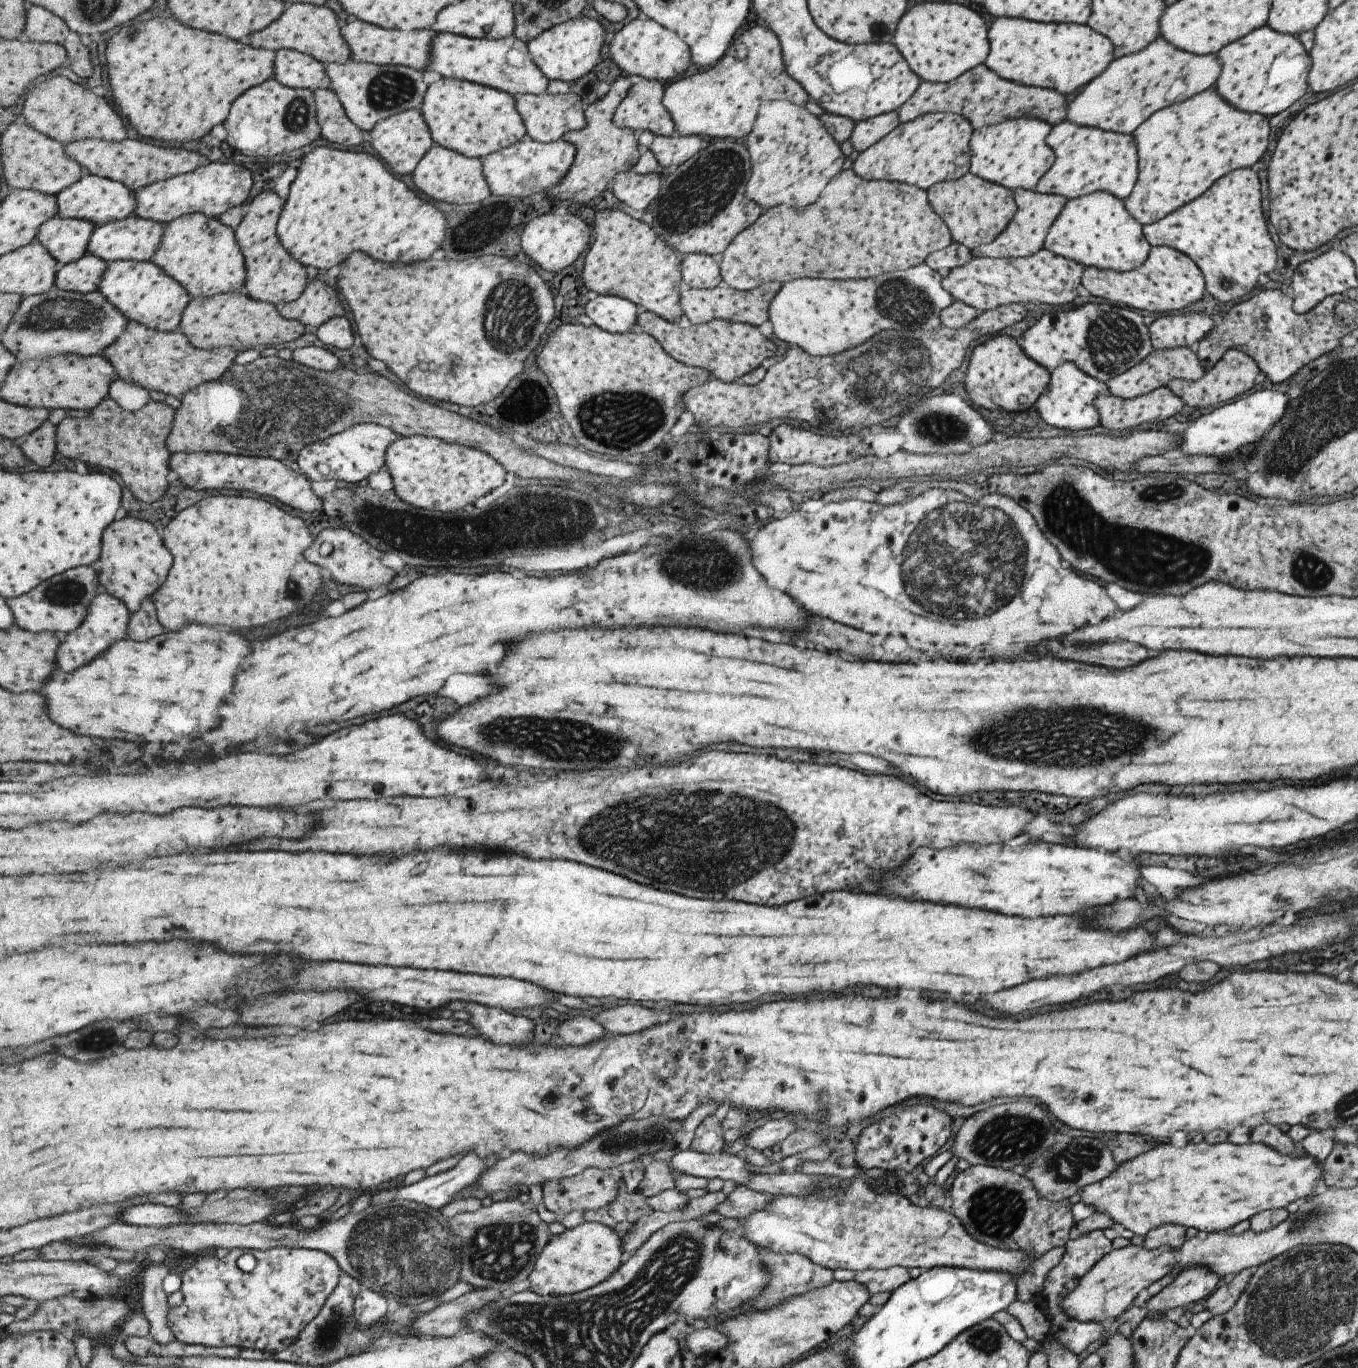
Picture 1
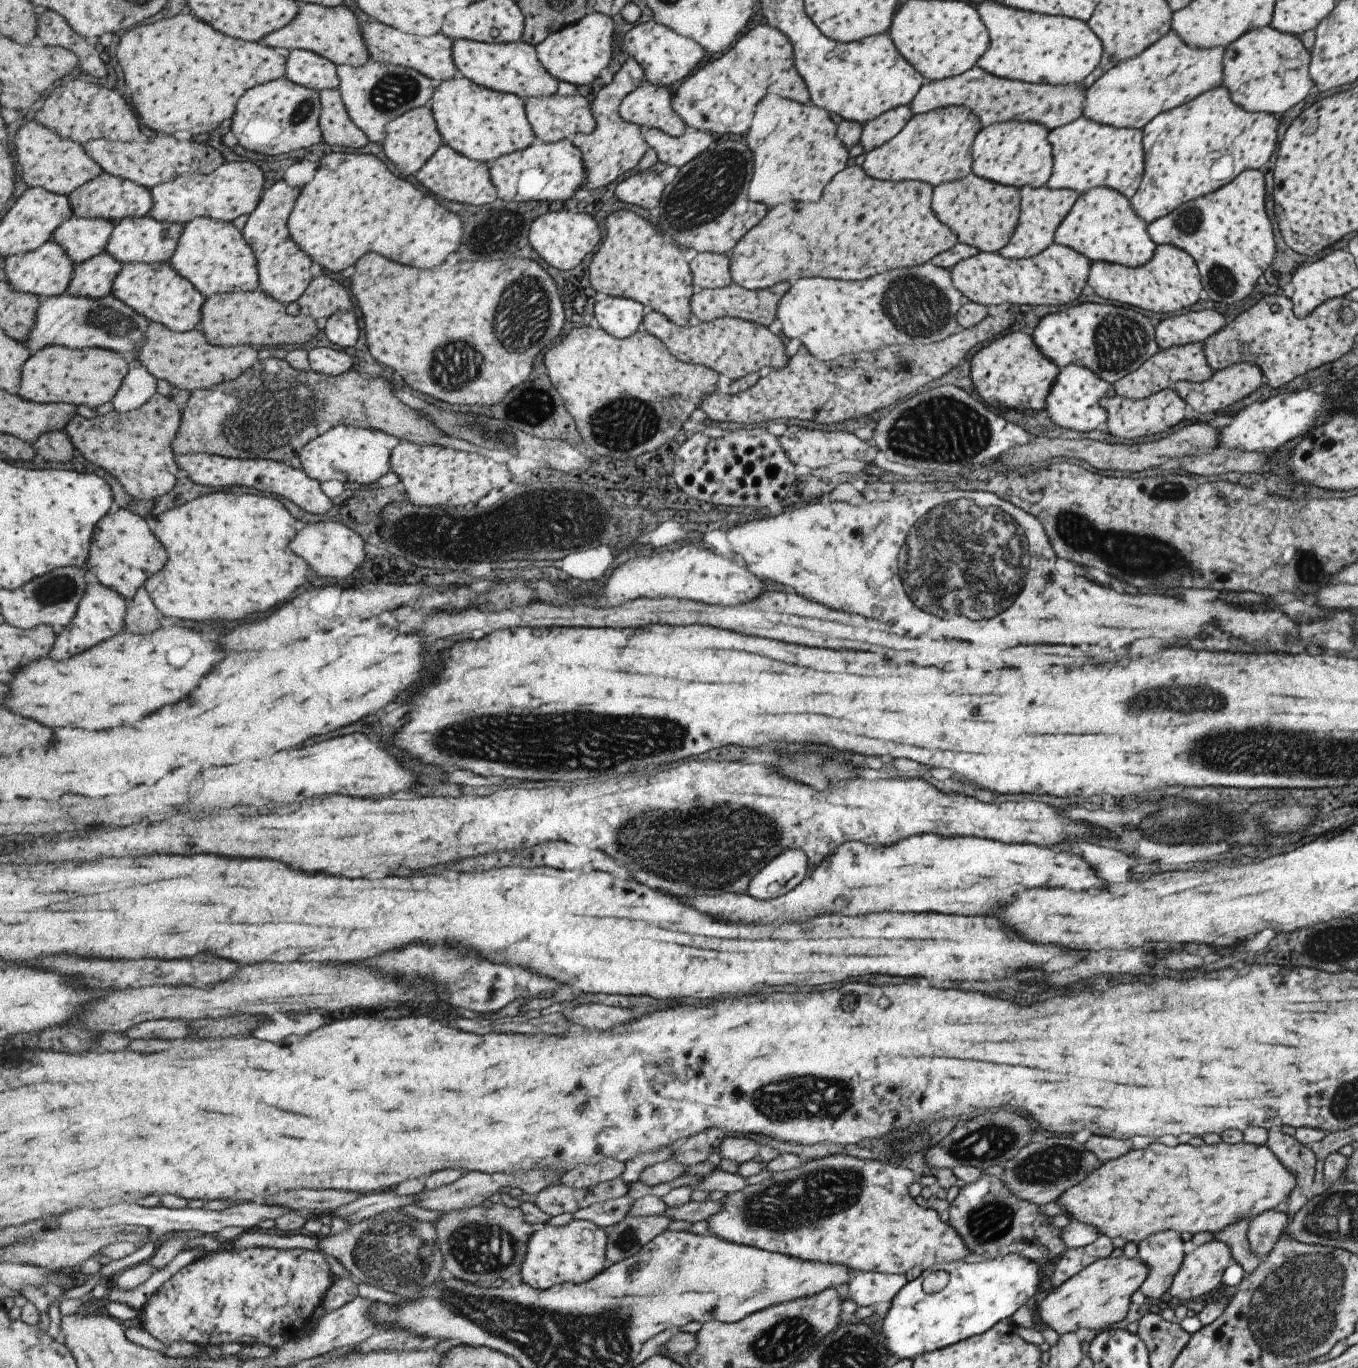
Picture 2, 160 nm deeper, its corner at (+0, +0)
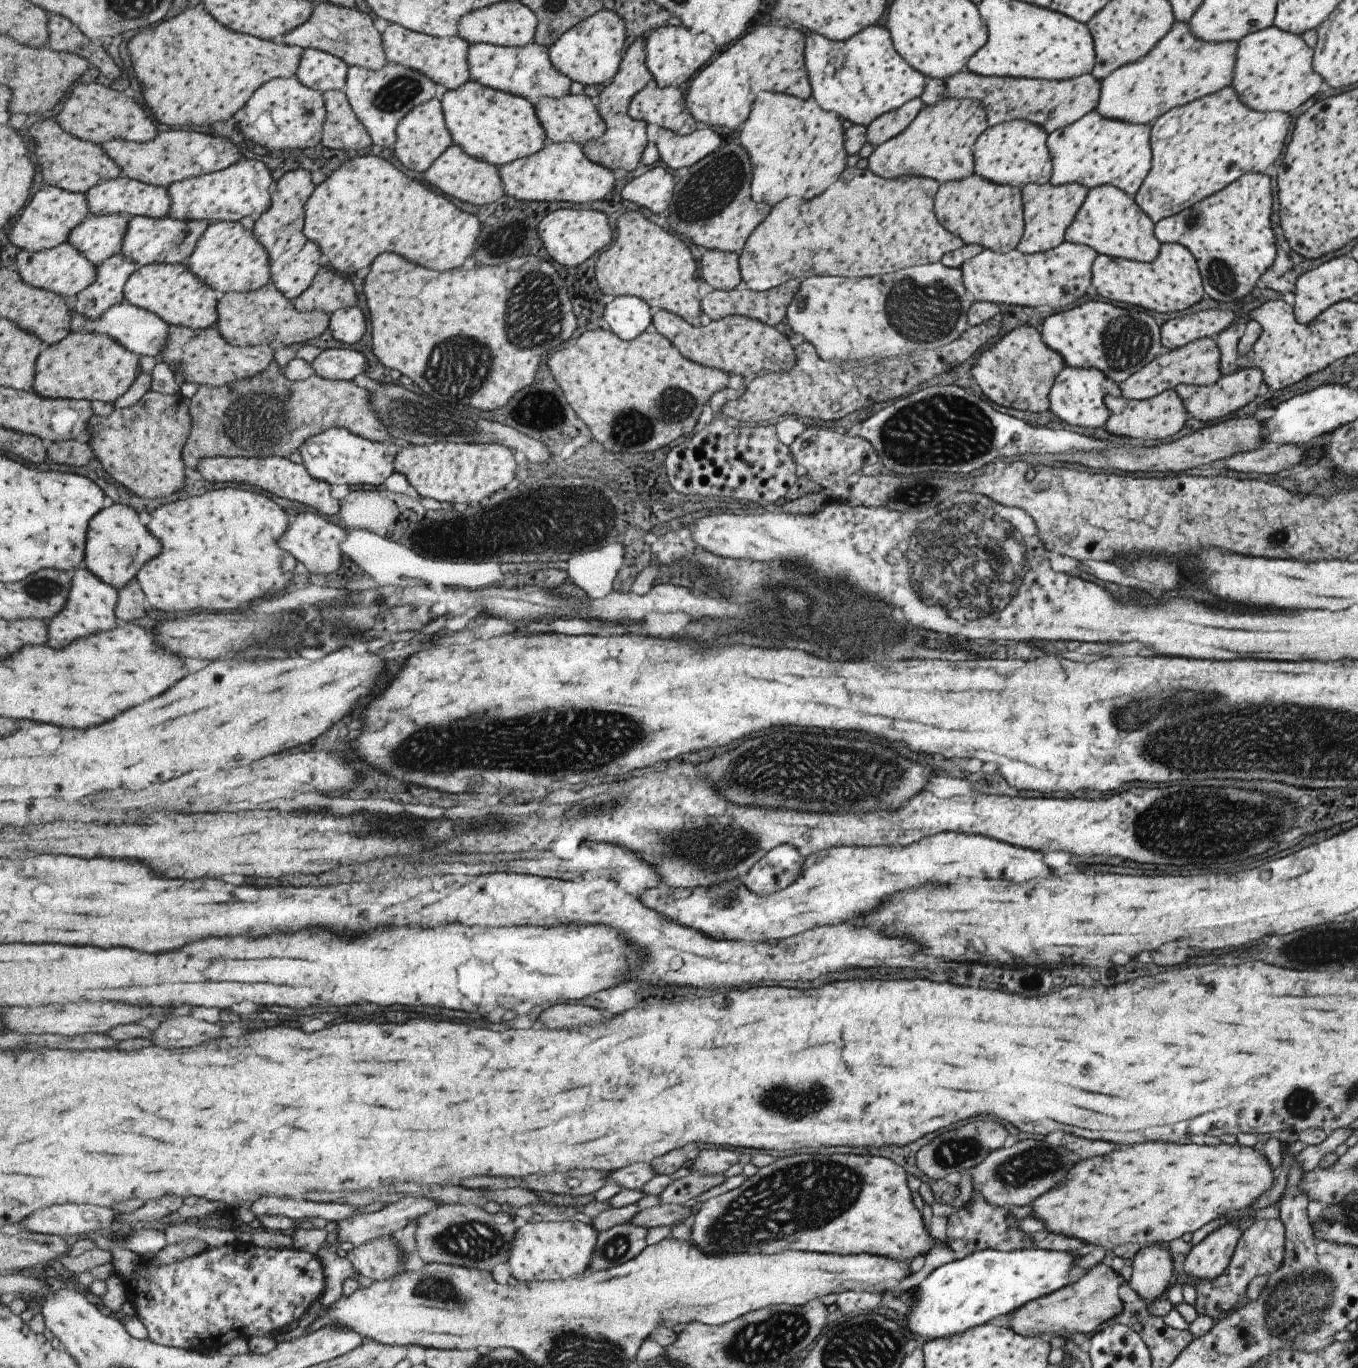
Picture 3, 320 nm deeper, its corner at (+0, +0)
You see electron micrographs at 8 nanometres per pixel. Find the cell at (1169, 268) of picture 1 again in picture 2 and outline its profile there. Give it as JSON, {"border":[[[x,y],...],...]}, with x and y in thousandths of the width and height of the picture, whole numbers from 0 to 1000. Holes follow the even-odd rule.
{"border":[[[862,178],[851,179],[848,190],[839,195],[831,196],[811,191],[803,191],[800,208],[806,216],[850,229],[864,230],[876,225],[886,216],[884,205],[880,192],[871,183]]]}

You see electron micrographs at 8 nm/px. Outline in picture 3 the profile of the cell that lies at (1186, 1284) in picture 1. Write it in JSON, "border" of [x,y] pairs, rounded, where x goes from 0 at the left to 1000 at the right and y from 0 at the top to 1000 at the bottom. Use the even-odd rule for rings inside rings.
{"border":[[[901,895],[873,917],[870,928],[881,936],[895,936],[905,925],[915,896]]]}

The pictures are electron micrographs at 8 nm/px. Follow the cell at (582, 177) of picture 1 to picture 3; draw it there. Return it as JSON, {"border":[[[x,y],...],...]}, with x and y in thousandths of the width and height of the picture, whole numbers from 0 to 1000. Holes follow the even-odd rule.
{"border":[[[474,27],[469,28],[460,38],[459,45],[457,47],[457,53],[451,56],[451,61],[446,62],[446,65],[442,71],[440,80],[446,88],[447,96],[443,102],[434,102],[429,105],[431,113],[440,120],[445,121],[450,125],[467,124],[472,115],[472,111],[475,107],[475,90],[468,89],[462,85],[462,77],[466,70],[472,67],[477,61],[480,60],[480,54],[478,53],[474,47],[474,42],[476,40],[476,33]]]}

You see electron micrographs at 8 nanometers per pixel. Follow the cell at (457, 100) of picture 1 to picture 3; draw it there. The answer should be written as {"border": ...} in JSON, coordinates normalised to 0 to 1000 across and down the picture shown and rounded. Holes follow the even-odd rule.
{"border":[[[345,59],[336,66],[328,66],[325,72],[327,85],[334,106],[339,107],[348,115],[367,122],[395,113],[404,105],[404,98],[395,86],[395,79],[388,72],[367,67],[351,59]]]}

